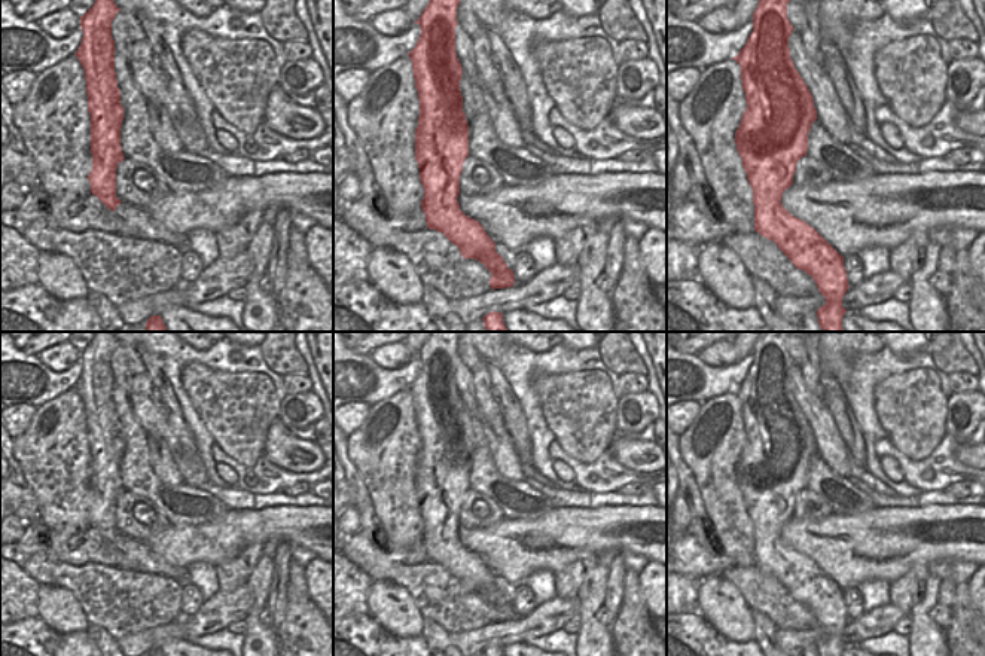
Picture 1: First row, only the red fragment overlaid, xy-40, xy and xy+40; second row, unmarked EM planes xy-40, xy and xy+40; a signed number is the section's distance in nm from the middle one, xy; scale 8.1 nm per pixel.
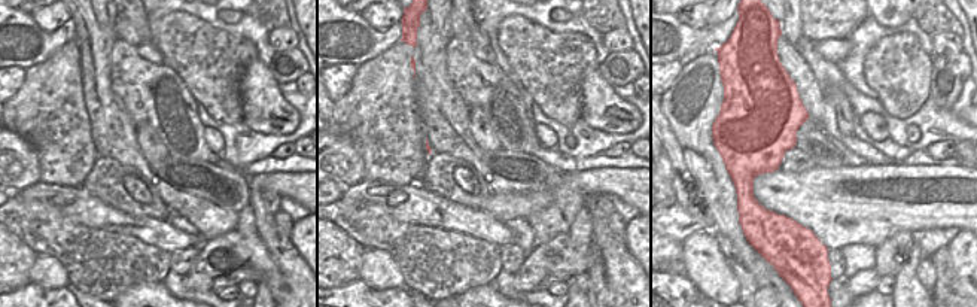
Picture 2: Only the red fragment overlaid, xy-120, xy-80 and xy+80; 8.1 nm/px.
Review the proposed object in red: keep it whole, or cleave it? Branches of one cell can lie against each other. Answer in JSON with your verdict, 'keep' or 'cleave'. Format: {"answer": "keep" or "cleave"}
{"answer": "keep"}

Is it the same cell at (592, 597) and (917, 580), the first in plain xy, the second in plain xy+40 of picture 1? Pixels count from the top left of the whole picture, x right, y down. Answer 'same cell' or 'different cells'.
different cells

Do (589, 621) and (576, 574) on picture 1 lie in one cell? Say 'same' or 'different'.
different

